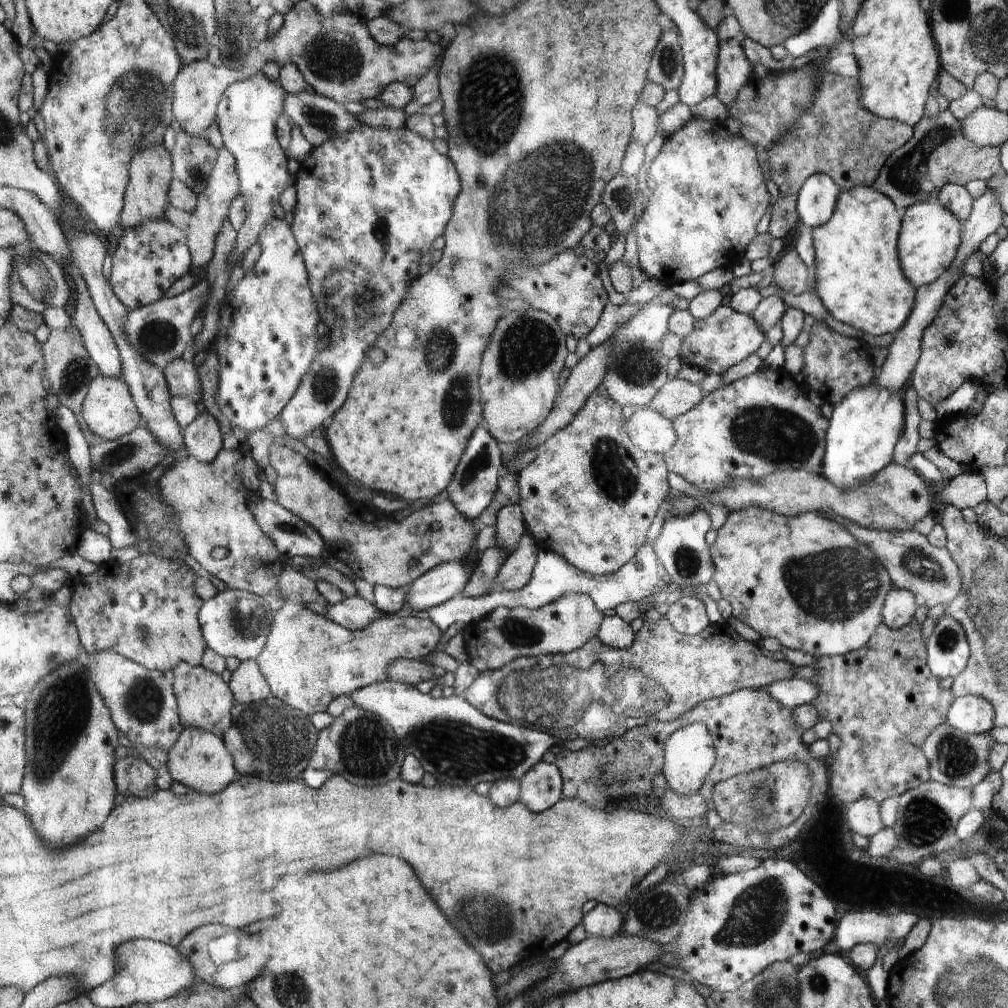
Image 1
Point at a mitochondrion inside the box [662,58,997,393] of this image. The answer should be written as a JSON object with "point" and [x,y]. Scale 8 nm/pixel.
{"point":[910,173]}

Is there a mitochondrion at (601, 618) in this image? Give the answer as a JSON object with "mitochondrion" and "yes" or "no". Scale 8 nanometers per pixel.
{"mitochondrion":"no"}

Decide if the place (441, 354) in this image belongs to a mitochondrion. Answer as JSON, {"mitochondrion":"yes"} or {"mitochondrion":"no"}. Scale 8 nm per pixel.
{"mitochondrion":"yes"}

